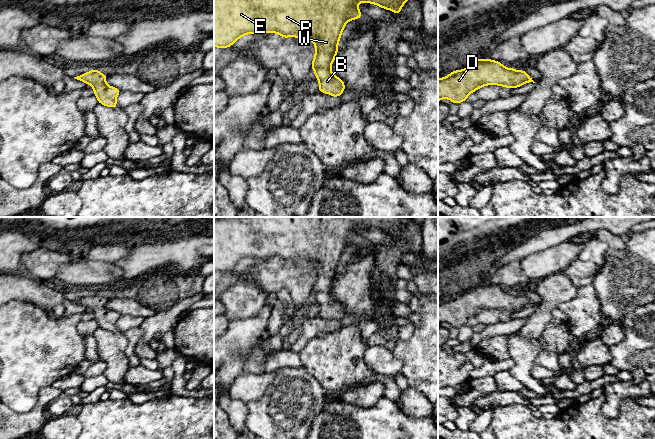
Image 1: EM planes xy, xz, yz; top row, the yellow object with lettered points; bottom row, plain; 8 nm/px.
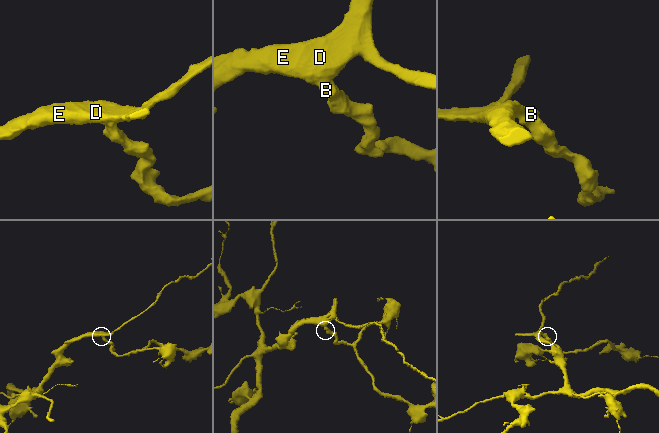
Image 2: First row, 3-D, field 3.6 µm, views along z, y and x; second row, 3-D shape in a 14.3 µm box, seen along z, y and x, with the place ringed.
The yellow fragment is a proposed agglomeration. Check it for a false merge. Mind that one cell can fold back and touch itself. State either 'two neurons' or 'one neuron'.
one neuron

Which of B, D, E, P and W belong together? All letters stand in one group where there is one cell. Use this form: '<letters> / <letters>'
B D E P W

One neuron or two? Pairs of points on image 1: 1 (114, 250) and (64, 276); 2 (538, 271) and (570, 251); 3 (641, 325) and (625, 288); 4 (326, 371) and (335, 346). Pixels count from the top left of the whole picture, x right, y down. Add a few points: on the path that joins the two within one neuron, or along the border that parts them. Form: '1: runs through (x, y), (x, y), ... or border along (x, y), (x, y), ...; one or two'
1: border along (87, 258), (93, 261), (104, 261), (113, 264); two
2: runs through (546, 263), (562, 255); one
3: border along (644, 304), (630, 310), (620, 323); two
4: runs through (332, 365), (335, 362), (335, 352); one

